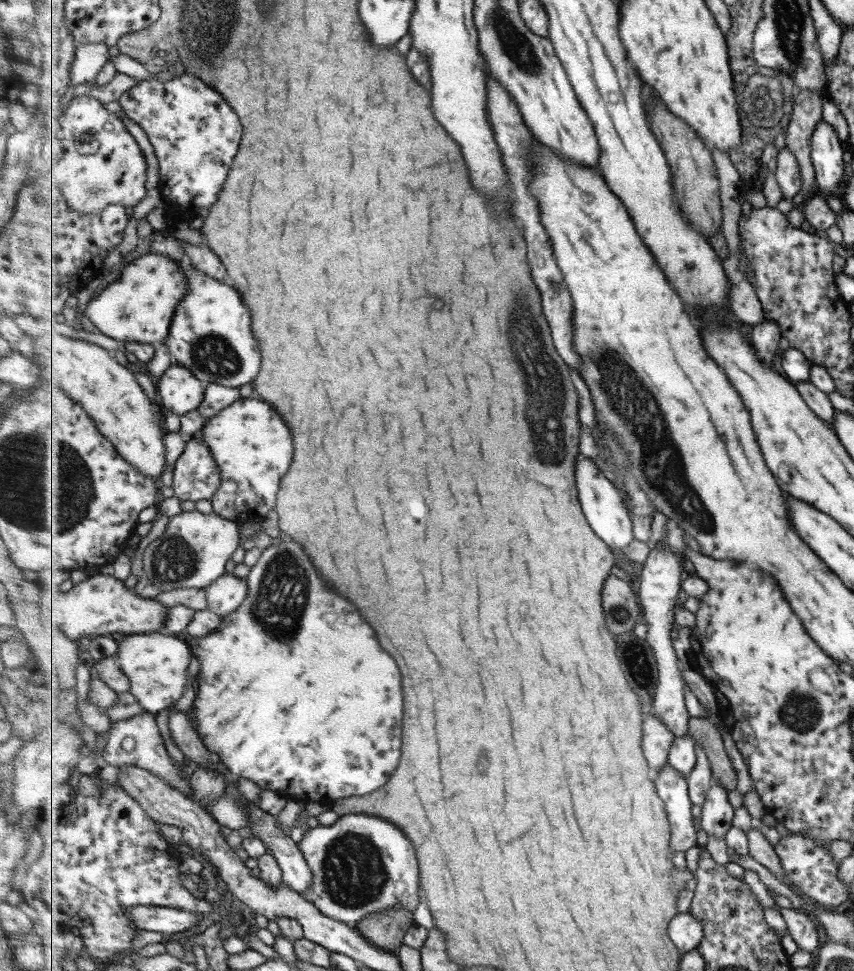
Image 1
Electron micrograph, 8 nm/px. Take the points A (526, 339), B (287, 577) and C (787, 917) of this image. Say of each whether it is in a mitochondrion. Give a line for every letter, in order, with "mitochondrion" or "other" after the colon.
A: mitochondrion
B: mitochondrion
C: other

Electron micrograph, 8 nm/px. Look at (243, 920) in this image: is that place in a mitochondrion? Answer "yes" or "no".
no

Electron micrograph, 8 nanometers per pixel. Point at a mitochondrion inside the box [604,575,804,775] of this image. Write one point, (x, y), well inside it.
(638, 664)

